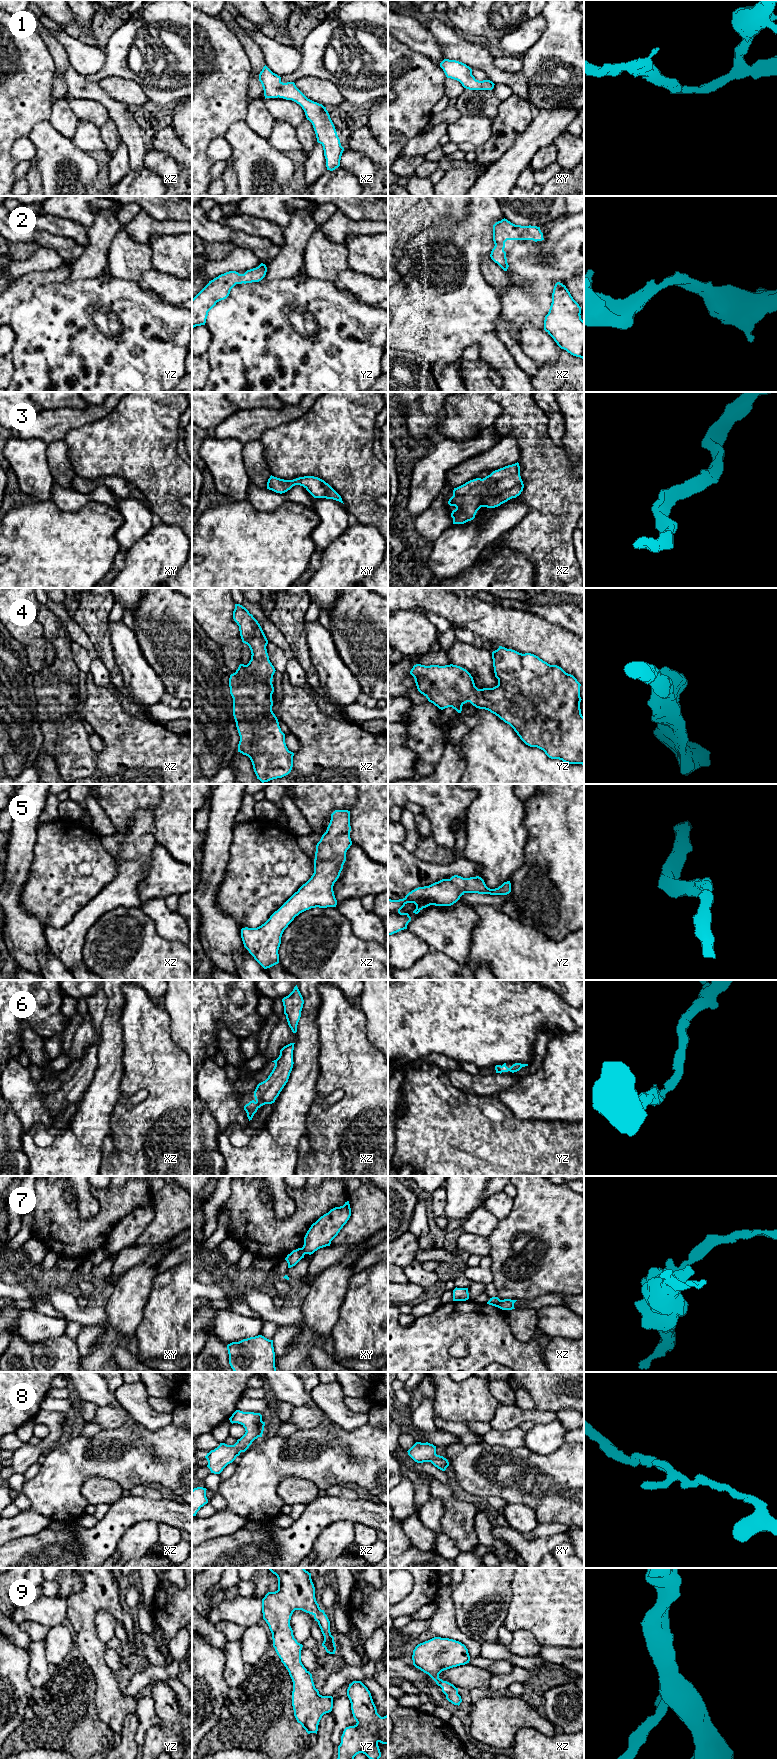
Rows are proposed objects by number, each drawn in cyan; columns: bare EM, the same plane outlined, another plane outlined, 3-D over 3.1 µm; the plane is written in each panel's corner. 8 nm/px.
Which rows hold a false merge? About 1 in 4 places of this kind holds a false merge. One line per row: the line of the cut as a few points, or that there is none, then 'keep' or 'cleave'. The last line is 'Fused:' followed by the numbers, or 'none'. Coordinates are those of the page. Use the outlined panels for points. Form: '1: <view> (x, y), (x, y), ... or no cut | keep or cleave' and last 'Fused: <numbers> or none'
1: no cut | keep
2: no cut | keep
3: no cut | keep
4: no cut | keep
5: no cut | keep
6: no cut | keep
7: xz (501, 1300), (497, 1306) | cleave
8: no cut | keep
9: no cut | keep
Fused: 7

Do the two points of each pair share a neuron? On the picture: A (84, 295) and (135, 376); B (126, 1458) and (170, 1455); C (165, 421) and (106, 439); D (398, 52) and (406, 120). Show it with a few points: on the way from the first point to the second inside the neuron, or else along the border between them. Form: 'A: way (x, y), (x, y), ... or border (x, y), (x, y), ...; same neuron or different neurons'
A: way (83, 315), (83, 322), (115, 356); same neuron
B: way (137, 1458), (148, 1458), (153, 1463), (159, 1460); same neuron
C: way (150, 422), (133, 439), (121, 439); same neuron
D: way (401, 69), (406, 74), (406, 103); same neuron

